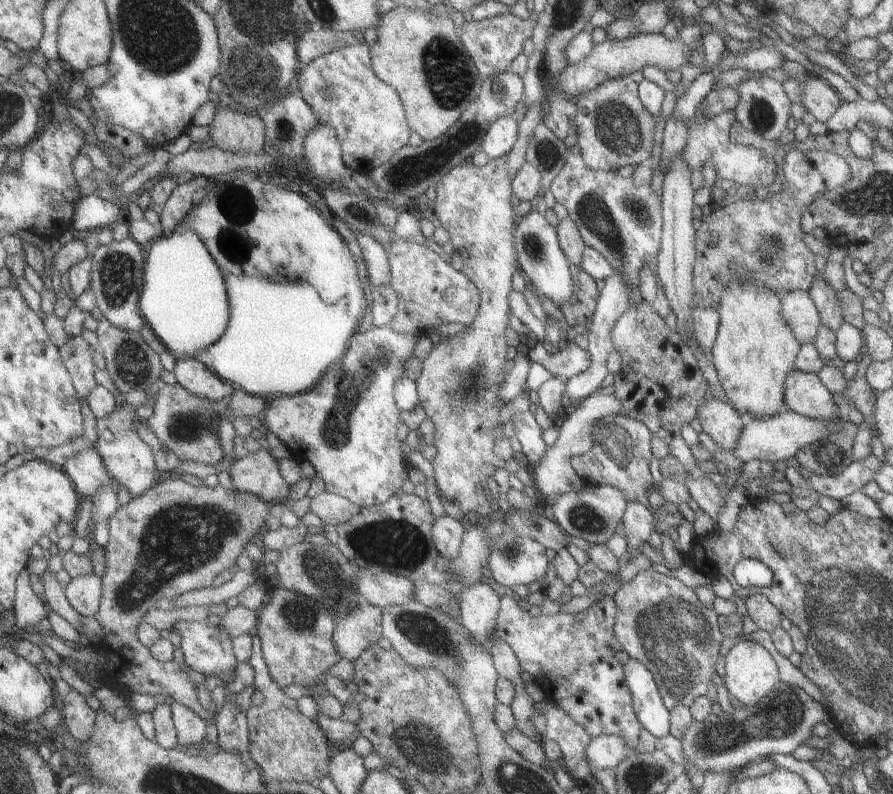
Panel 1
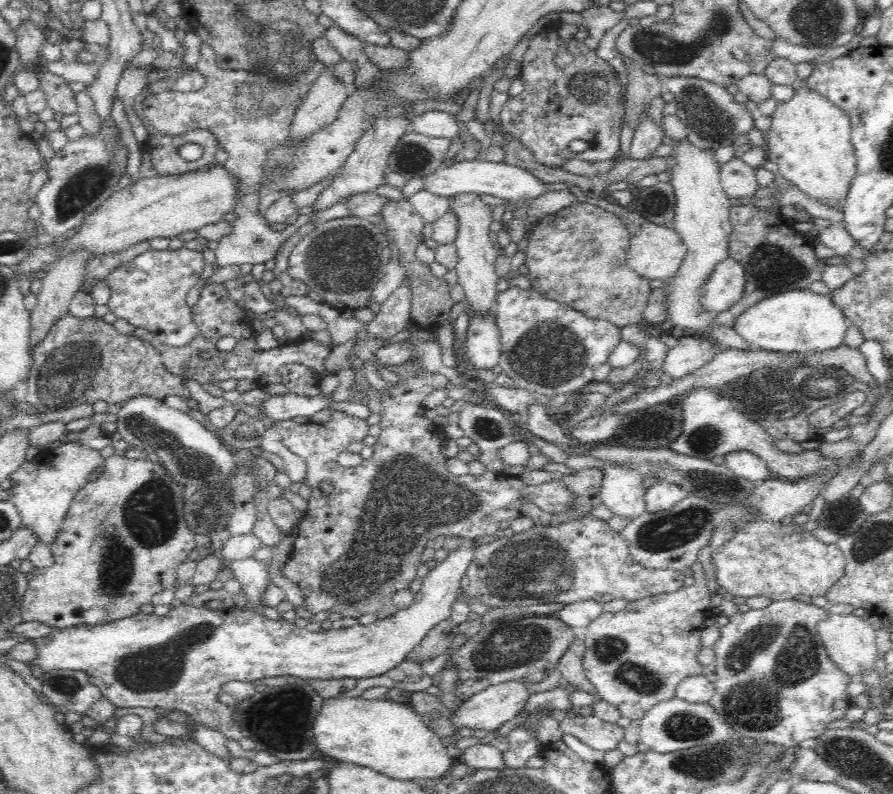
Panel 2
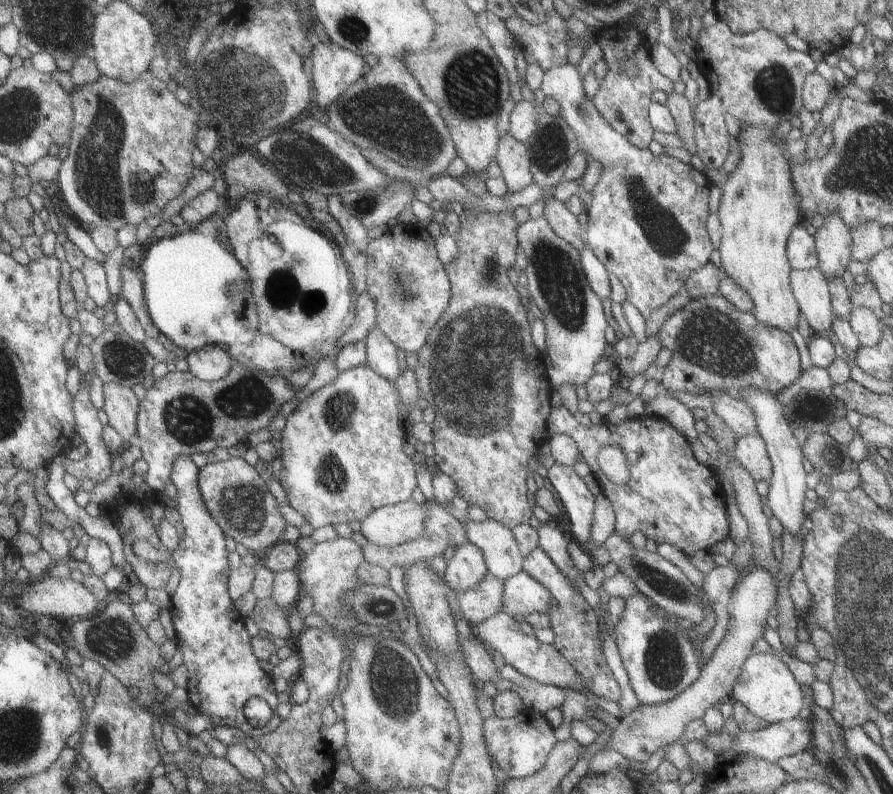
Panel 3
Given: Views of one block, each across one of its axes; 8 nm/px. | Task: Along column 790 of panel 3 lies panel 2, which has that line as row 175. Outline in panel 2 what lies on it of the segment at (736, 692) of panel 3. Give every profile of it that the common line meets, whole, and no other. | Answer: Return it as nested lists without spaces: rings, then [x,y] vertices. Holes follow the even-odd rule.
[[[686,139],[671,143],[676,145],[676,153],[670,157],[670,161],[676,164],[668,171],[672,173],[671,186],[676,194],[673,229],[686,245],[687,253],[676,275],[666,282],[666,319],[670,320],[673,333],[677,335],[708,337],[728,349],[750,349],[752,346],[739,337],[732,327],[715,320],[717,313],[706,310],[702,302],[706,284],[716,266],[726,262],[729,257],[730,233],[736,226],[730,217],[730,199],[719,182],[721,168],[708,152],[703,152]]]

